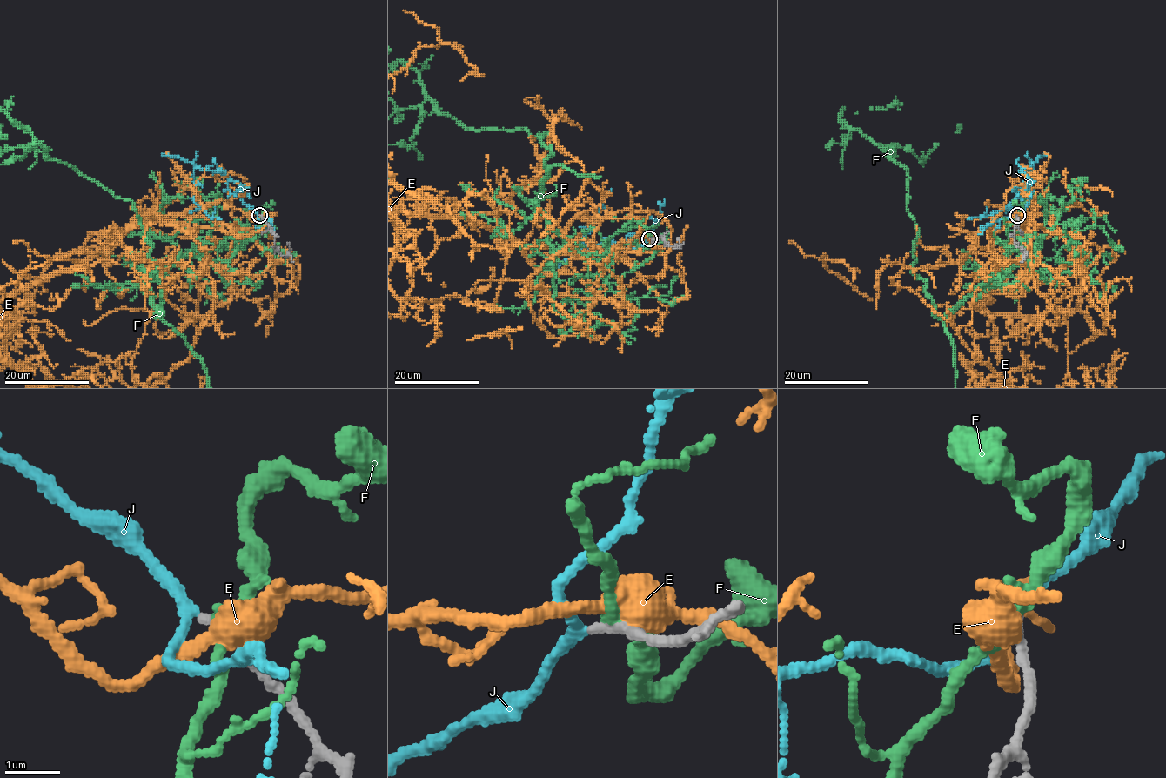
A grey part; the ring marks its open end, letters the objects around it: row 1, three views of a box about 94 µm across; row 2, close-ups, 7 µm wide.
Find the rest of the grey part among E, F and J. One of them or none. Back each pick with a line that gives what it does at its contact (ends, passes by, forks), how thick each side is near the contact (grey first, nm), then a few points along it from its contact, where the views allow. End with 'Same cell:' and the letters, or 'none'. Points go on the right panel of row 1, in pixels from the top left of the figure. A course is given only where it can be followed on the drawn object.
J: it passes by | 160/170 nm
Same cell: J

